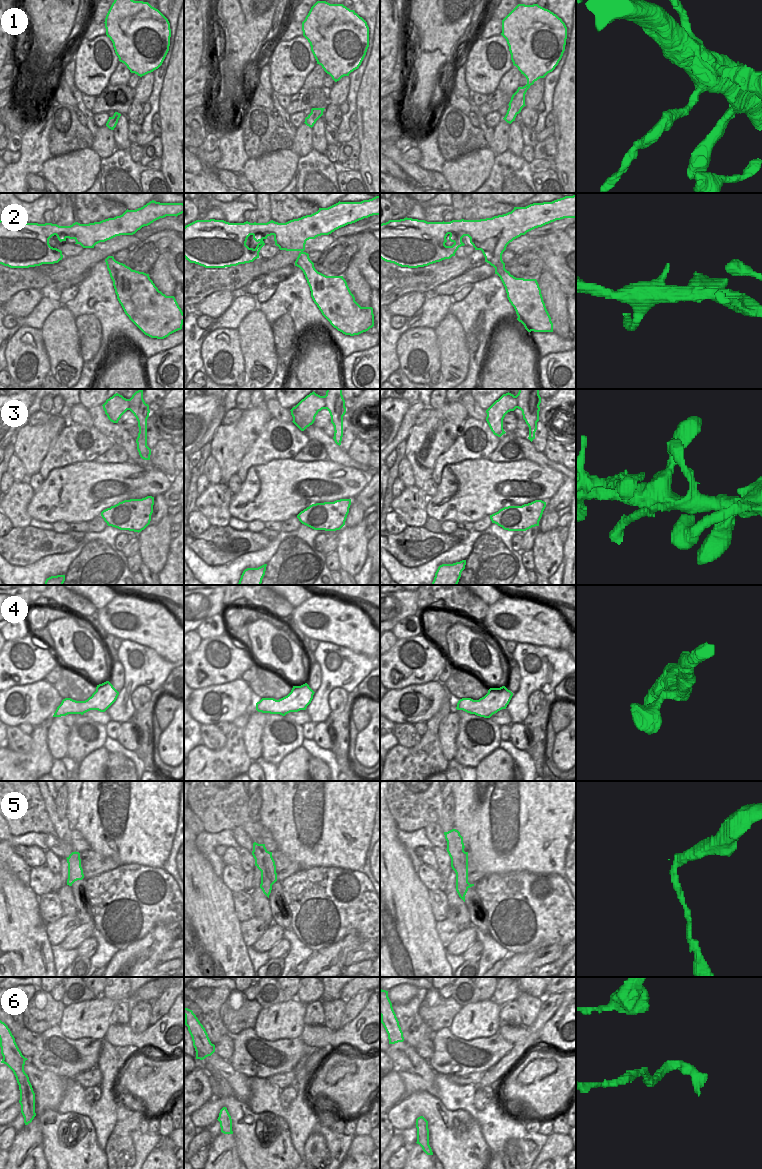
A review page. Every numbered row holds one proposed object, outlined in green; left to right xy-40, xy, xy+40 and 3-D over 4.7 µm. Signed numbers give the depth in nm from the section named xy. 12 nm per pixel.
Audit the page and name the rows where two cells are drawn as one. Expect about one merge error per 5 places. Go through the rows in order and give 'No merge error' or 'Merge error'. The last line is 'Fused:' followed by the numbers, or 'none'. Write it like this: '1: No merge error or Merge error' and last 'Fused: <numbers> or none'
1: Merge error
2: No merge error
3: No merge error
4: No merge error
5: Merge error
6: No merge error
Fused: 1, 5.

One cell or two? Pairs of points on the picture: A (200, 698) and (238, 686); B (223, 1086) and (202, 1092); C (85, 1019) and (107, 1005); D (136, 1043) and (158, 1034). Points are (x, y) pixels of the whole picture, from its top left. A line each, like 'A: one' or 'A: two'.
A: one
B: two
C: one
D: one

